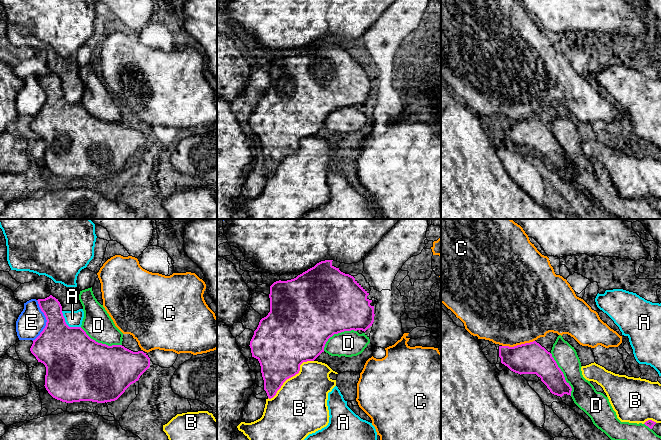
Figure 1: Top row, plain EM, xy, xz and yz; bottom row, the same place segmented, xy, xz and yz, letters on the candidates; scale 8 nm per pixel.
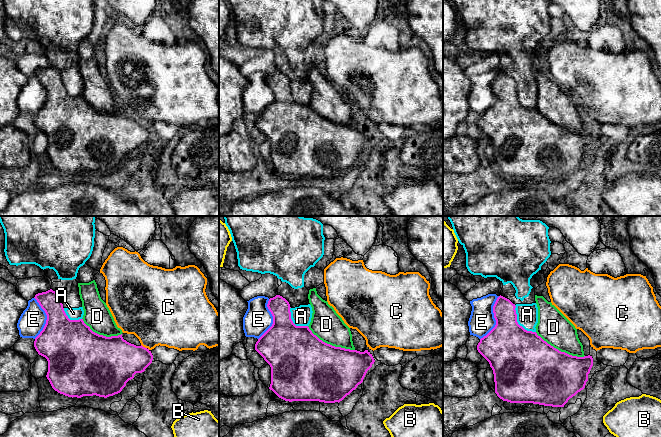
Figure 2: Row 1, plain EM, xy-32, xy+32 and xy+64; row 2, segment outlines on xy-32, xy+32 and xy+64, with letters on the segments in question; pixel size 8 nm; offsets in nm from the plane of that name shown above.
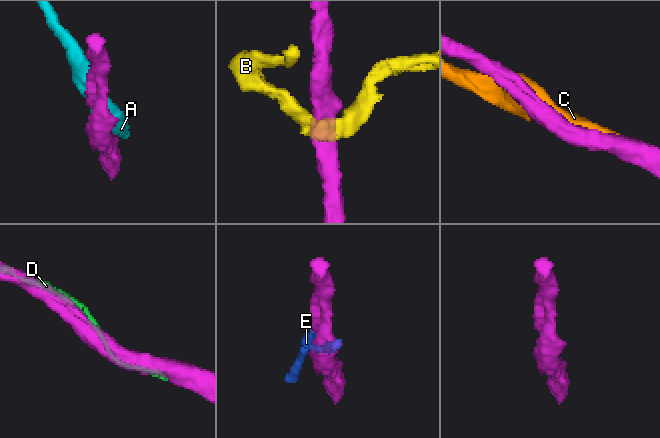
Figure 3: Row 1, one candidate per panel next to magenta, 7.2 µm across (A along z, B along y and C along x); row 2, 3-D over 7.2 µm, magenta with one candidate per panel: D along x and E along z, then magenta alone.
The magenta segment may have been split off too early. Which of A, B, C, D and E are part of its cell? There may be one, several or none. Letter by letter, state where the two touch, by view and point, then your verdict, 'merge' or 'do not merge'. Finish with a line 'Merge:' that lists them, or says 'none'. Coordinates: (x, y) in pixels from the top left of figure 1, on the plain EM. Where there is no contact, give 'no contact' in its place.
A: contact xy (66, 100); do not merge
B: contact xz (291, 152); do not merge
C: contact yz (518, 121); do not merge
D: contact yz (563, 150); merge
E: contact xy (47, 97); do not merge
Merge: D

